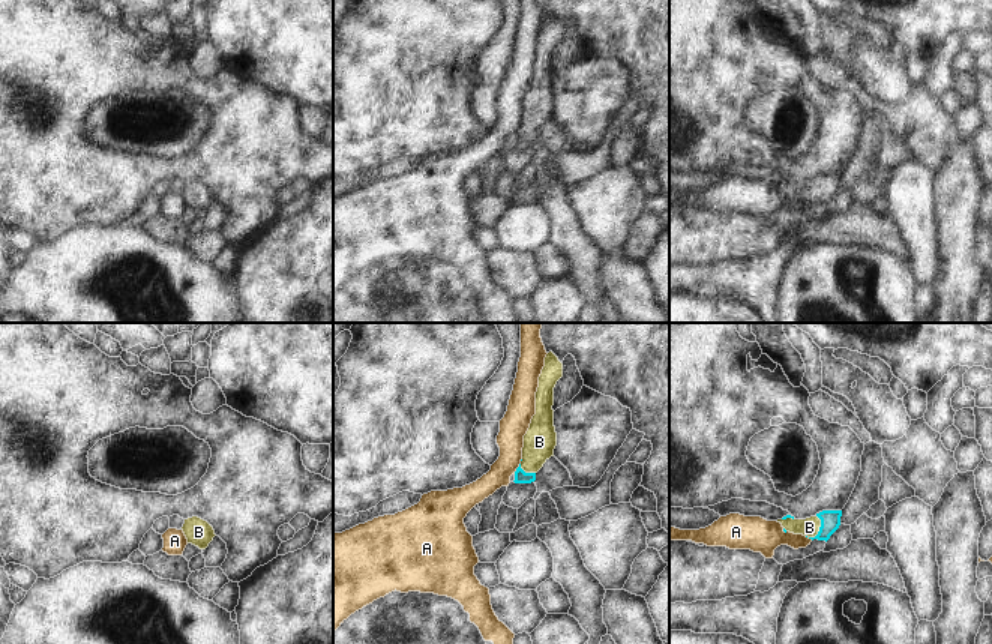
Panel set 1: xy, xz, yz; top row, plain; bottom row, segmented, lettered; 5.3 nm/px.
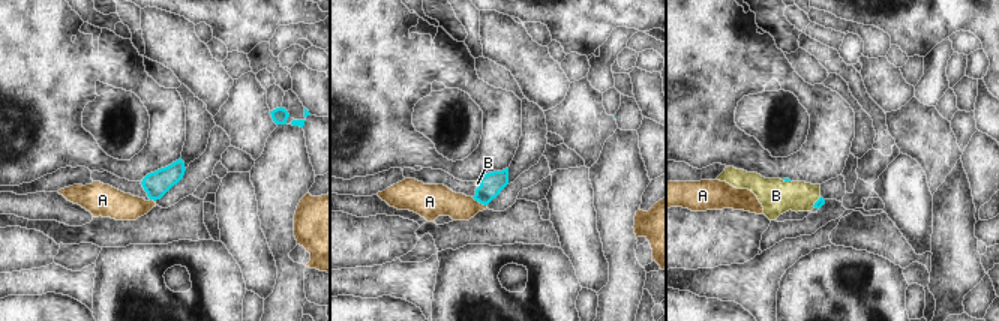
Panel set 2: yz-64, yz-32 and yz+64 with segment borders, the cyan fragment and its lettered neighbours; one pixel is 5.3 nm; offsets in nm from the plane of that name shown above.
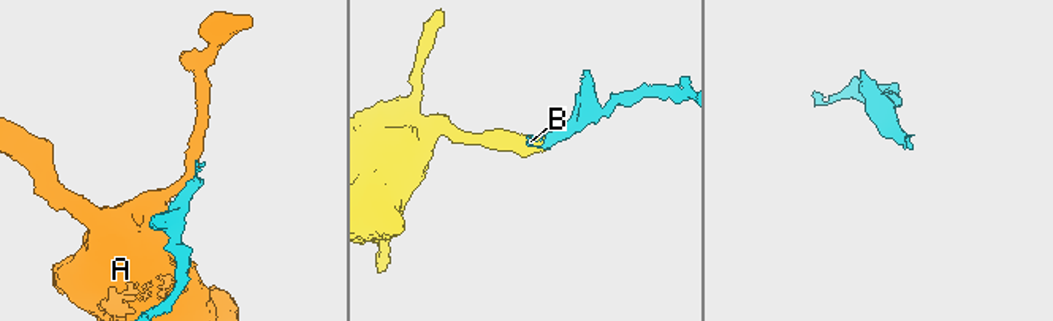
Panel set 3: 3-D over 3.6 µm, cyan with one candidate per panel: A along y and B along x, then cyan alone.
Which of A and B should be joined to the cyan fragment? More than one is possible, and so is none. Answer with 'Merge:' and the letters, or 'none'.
Merge: B

